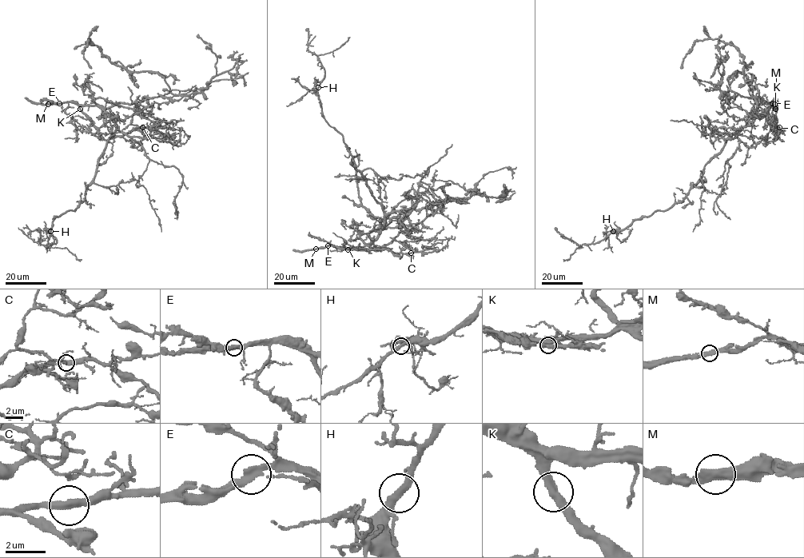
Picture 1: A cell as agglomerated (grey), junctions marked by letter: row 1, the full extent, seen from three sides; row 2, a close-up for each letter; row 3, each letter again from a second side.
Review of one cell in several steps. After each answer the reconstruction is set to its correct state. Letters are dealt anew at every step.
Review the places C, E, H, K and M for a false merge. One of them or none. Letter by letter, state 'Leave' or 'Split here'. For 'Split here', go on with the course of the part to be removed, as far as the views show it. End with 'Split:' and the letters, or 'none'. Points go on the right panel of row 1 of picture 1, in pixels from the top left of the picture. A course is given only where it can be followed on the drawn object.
C: Leave
E: Leave
H: Leave
K: Leave
M: Leave
Split: none

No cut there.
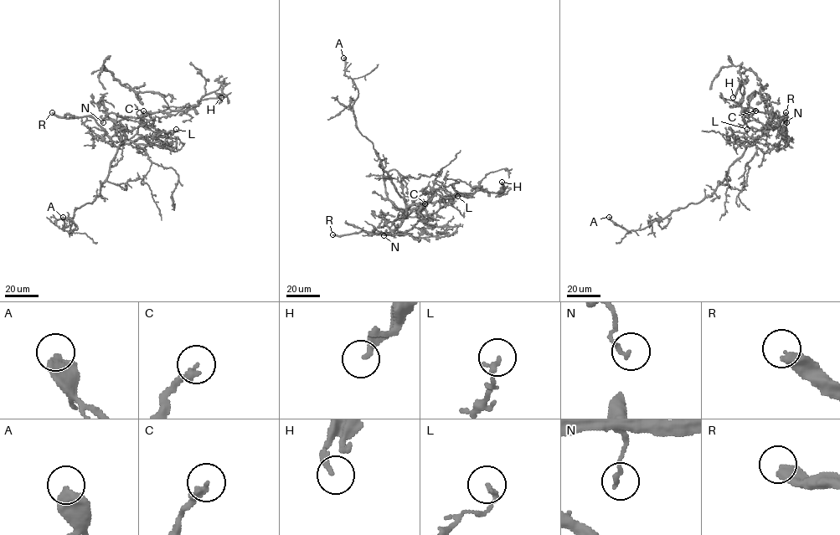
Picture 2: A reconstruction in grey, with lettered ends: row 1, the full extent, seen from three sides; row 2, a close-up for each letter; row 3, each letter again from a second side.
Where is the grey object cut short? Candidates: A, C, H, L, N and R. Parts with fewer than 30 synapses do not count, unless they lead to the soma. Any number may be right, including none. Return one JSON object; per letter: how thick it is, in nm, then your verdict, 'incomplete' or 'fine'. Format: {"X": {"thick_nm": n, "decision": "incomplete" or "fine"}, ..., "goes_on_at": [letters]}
{"A": {"thick_nm": 600, "decision": "fine"}, "C": {"thick_nm": 280, "decision": "fine"}, "H": {"thick_nm": 220, "decision": "fine"}, "L": {"thick_nm": 180, "decision": "fine"}, "N": {"thick_nm": 150, "decision": "fine"}, "R": {"thick_nm": 420, "decision": "incomplete"}, "goes_on_at": ["R"]}

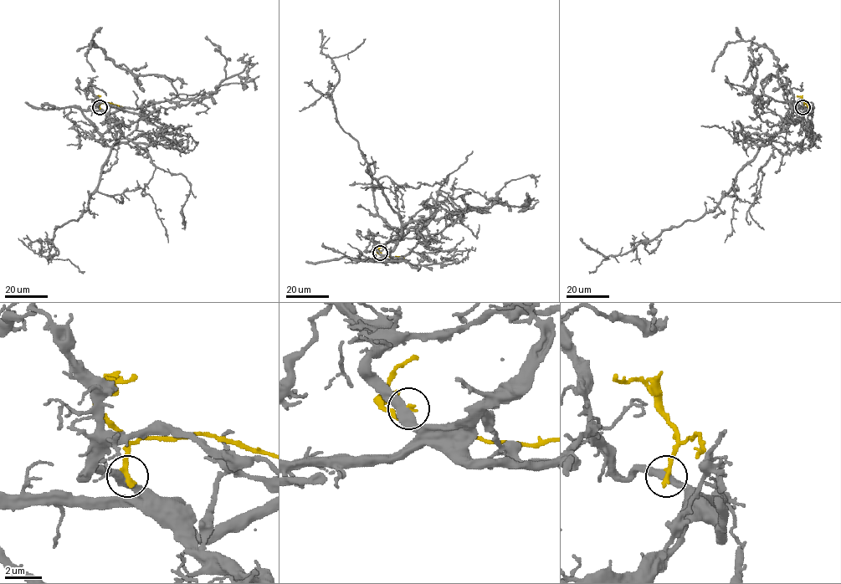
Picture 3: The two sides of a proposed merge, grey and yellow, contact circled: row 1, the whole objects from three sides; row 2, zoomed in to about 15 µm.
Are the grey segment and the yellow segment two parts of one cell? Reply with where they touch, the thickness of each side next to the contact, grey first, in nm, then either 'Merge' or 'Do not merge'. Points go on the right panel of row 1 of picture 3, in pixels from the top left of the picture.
Place: (802, 107). Thickness 440 nm (grey) against 320 nm. Do not merge

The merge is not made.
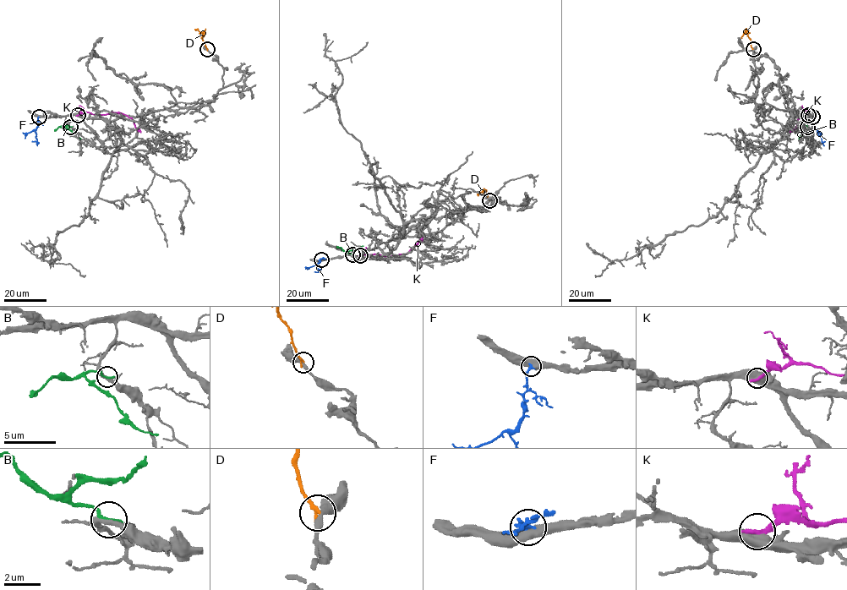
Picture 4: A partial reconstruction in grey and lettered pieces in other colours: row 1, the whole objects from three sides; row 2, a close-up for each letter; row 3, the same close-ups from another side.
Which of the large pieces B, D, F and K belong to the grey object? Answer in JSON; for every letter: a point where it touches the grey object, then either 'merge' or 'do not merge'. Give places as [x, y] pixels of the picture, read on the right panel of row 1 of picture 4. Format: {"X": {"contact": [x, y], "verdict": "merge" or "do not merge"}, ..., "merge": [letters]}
{"B": {"contact": [807, 127], "verdict": "do not merge"}, "D": {"contact": [753, 49], "verdict": "do not merge"}, "F": {"contact": [812, 117], "verdict": "merge"}, "K": {"contact": [808, 115], "verdict": "do not merge"}, "merge": ["F"]}

